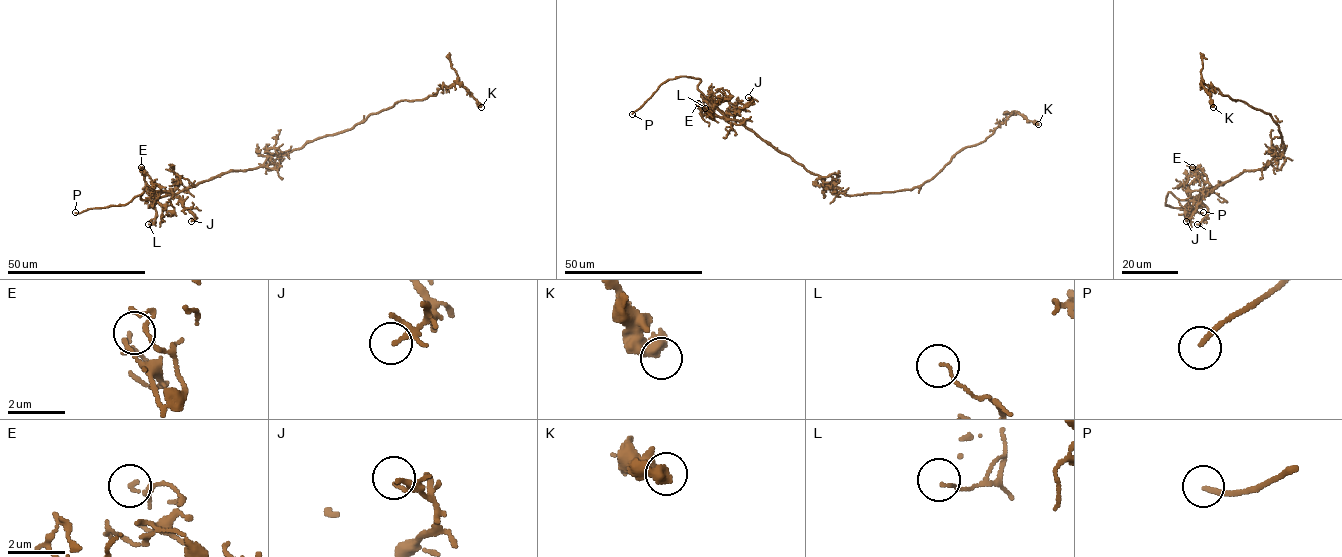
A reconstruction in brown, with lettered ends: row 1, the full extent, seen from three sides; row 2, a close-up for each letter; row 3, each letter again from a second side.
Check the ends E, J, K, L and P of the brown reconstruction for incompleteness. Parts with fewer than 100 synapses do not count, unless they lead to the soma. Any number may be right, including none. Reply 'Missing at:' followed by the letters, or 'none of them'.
Missing at: P

